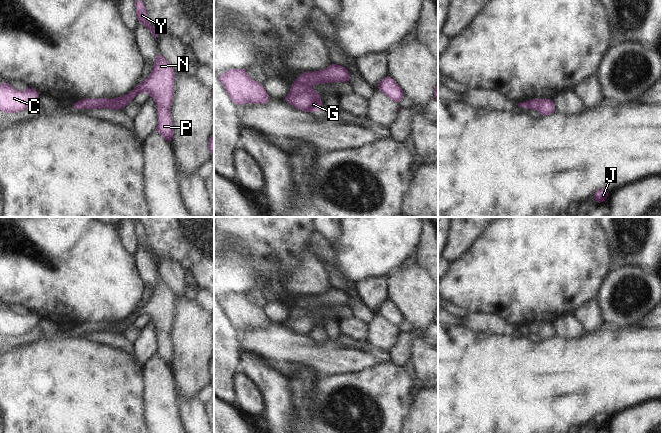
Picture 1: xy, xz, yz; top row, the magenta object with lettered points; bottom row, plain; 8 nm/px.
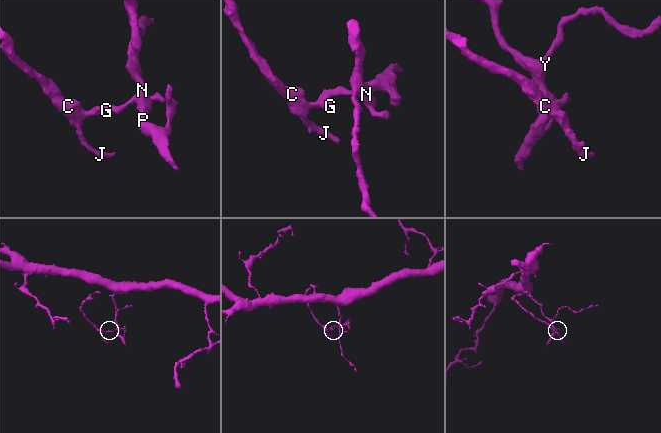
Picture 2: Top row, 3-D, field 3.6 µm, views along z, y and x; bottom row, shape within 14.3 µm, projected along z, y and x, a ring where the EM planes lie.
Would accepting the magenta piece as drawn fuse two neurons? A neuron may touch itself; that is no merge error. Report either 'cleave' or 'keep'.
cleave

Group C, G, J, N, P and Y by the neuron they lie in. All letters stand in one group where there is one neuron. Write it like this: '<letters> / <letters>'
C G J / N P Y

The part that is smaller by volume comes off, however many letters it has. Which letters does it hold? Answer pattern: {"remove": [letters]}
{"remove": ["C", "G", "J"]}

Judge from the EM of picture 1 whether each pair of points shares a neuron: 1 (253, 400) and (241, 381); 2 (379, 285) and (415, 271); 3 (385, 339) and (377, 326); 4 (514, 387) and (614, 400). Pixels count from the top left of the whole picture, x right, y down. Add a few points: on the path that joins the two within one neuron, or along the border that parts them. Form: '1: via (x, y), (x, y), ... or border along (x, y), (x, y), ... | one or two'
1: via (248, 395), (243, 386) | one
2: border along (386, 276), (388, 299) | two
3: via (384, 336), (379, 329) | one
4: via (539, 387), (589, 387) | one

